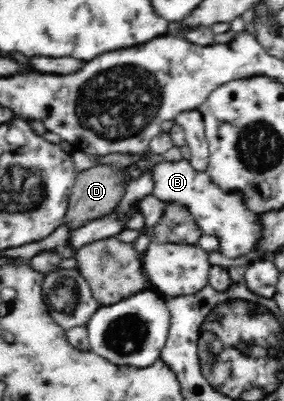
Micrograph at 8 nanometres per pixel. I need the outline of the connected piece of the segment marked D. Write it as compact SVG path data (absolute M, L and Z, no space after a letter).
M99 165L87 169L87 171L81 171L76 175L76 181L68 199L68 209L65 217L65 223L69 226L69 231L85 227L95 219L107 217L121 205L124 199L123 191L126 187L122 169L111 165Z

